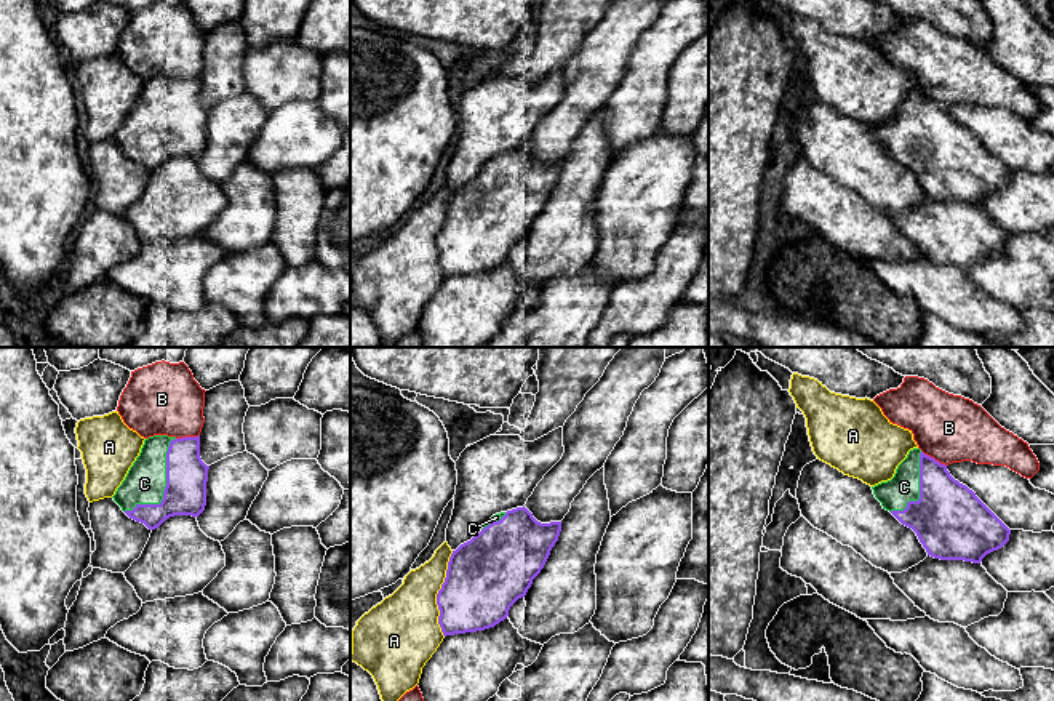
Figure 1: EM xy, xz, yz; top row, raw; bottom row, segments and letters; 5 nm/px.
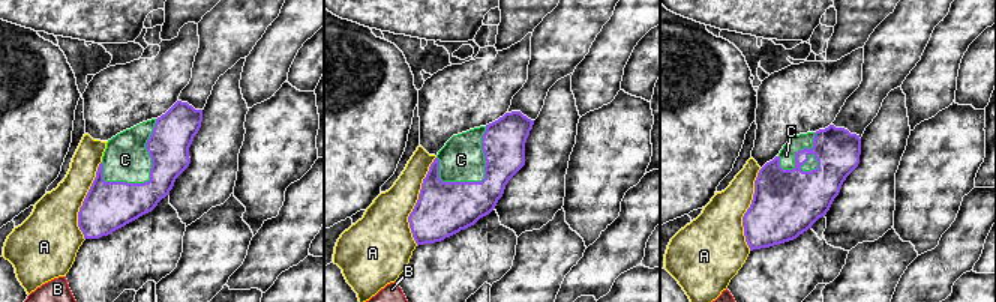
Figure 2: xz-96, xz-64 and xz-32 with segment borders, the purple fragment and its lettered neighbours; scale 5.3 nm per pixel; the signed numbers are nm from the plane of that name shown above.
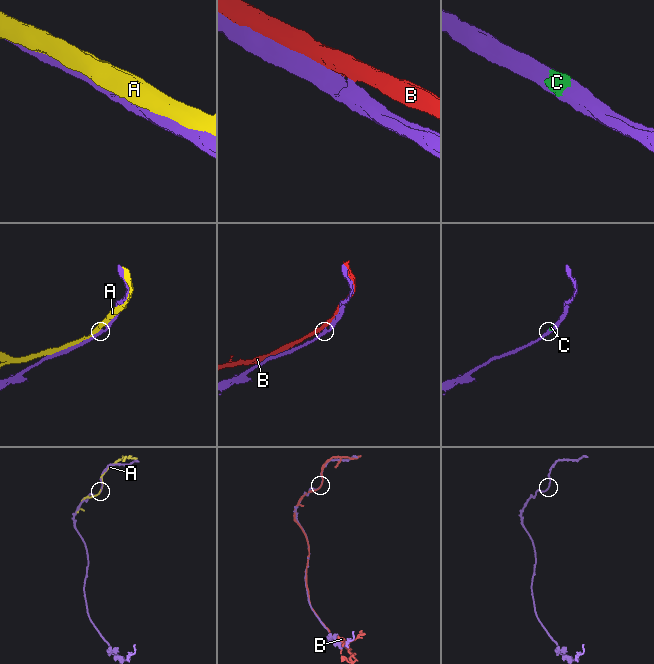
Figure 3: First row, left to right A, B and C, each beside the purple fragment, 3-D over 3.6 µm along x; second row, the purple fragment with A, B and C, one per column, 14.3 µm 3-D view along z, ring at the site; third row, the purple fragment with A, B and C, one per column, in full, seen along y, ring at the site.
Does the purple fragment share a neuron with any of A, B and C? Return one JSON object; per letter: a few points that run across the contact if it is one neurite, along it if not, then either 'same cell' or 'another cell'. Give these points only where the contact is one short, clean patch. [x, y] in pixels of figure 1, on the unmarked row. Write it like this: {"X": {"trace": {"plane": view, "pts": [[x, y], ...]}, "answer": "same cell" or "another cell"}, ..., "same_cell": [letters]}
{"A": {"answer": "another cell"}, "B": {"answer": "another cell"}, "C": {"answer": "same cell"}, "same_cell": ["C"]}

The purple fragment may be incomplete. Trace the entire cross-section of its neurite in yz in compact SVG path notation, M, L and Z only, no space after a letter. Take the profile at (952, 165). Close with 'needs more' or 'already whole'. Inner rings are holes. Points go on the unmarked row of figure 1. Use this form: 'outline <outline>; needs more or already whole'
outline M920 90L908 93L891 122L872 128L883 150L902 166L912 170L928 197L940 202L964 202L980 205L982 200L1001 190L1011 171L976 138L972 131L955 122L934 99Z; needs more

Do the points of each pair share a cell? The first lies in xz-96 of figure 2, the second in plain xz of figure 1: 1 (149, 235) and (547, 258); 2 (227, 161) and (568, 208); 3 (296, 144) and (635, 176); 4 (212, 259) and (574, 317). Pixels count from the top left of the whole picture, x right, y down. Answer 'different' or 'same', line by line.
1: different
2: same
3: same
4: same

